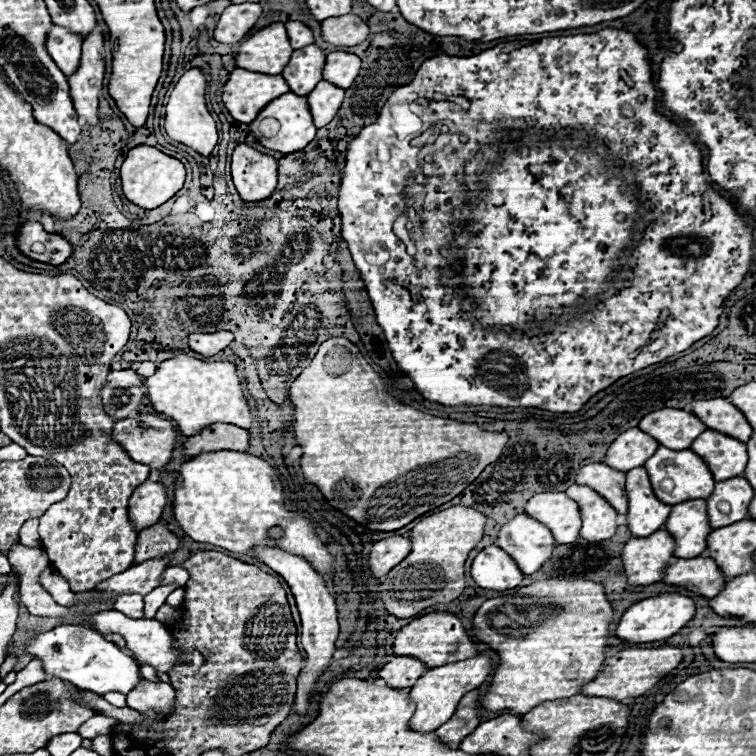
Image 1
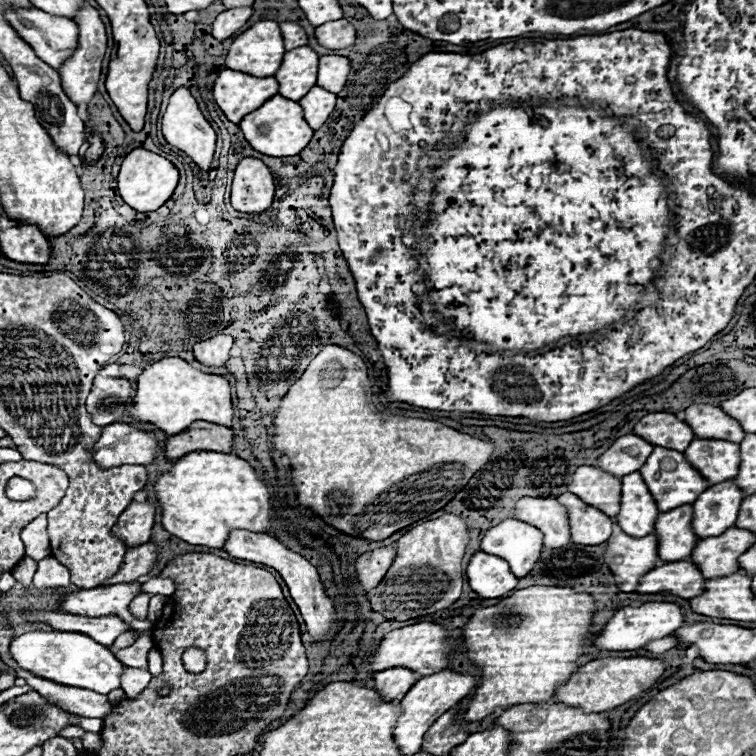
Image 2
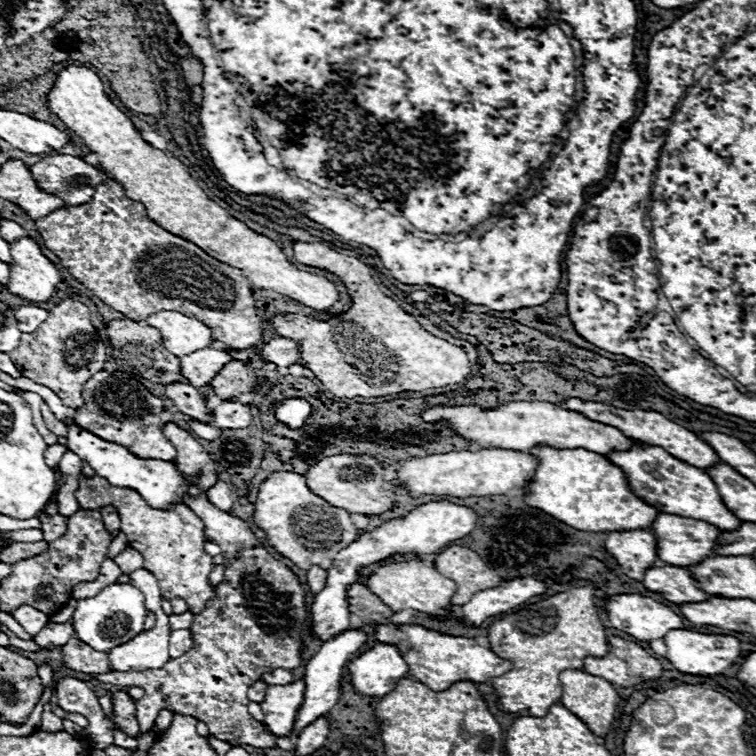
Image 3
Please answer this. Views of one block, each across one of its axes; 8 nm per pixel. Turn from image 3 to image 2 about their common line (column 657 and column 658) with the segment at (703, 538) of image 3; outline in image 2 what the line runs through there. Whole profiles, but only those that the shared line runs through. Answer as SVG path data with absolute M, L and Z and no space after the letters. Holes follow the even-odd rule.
M692 504L662 512L656 520L660 560L686 560L700 538L692 530Z

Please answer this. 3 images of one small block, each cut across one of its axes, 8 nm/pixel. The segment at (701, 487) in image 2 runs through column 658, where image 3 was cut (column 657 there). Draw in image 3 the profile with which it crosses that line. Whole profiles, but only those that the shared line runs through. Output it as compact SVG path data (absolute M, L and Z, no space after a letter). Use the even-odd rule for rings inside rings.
M636 446L630 450L622 450L622 452L610 452L604 458L610 460L614 466L622 468L622 472L626 474L626 478L630 482L630 490L644 502L656 506L660 512L702 520L702 522L714 524L716 528L722 528L722 530L738 528L740 520L736 516L730 516L730 512L722 504L712 478L704 470L694 468L694 466L670 456L664 448ZM644 484L650 484L650 490L646 490Z

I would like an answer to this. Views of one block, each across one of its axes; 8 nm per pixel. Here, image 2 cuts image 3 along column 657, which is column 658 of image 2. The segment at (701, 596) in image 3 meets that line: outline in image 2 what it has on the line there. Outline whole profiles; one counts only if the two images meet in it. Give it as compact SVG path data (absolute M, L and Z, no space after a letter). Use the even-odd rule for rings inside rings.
M690 560L666 562L654 570L650 570L642 580L636 592L640 594L660 594L670 592L682 598L696 598L704 594L706 578L700 568Z

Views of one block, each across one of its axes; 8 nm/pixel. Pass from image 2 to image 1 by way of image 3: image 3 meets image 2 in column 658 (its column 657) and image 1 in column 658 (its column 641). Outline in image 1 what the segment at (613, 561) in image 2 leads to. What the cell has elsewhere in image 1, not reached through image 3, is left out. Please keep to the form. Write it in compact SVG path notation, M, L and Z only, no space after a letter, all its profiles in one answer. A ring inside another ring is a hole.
M658 530L646 538L630 538L622 550L622 562L628 582L646 586L662 580L666 564L674 562L674 538L666 530Z

